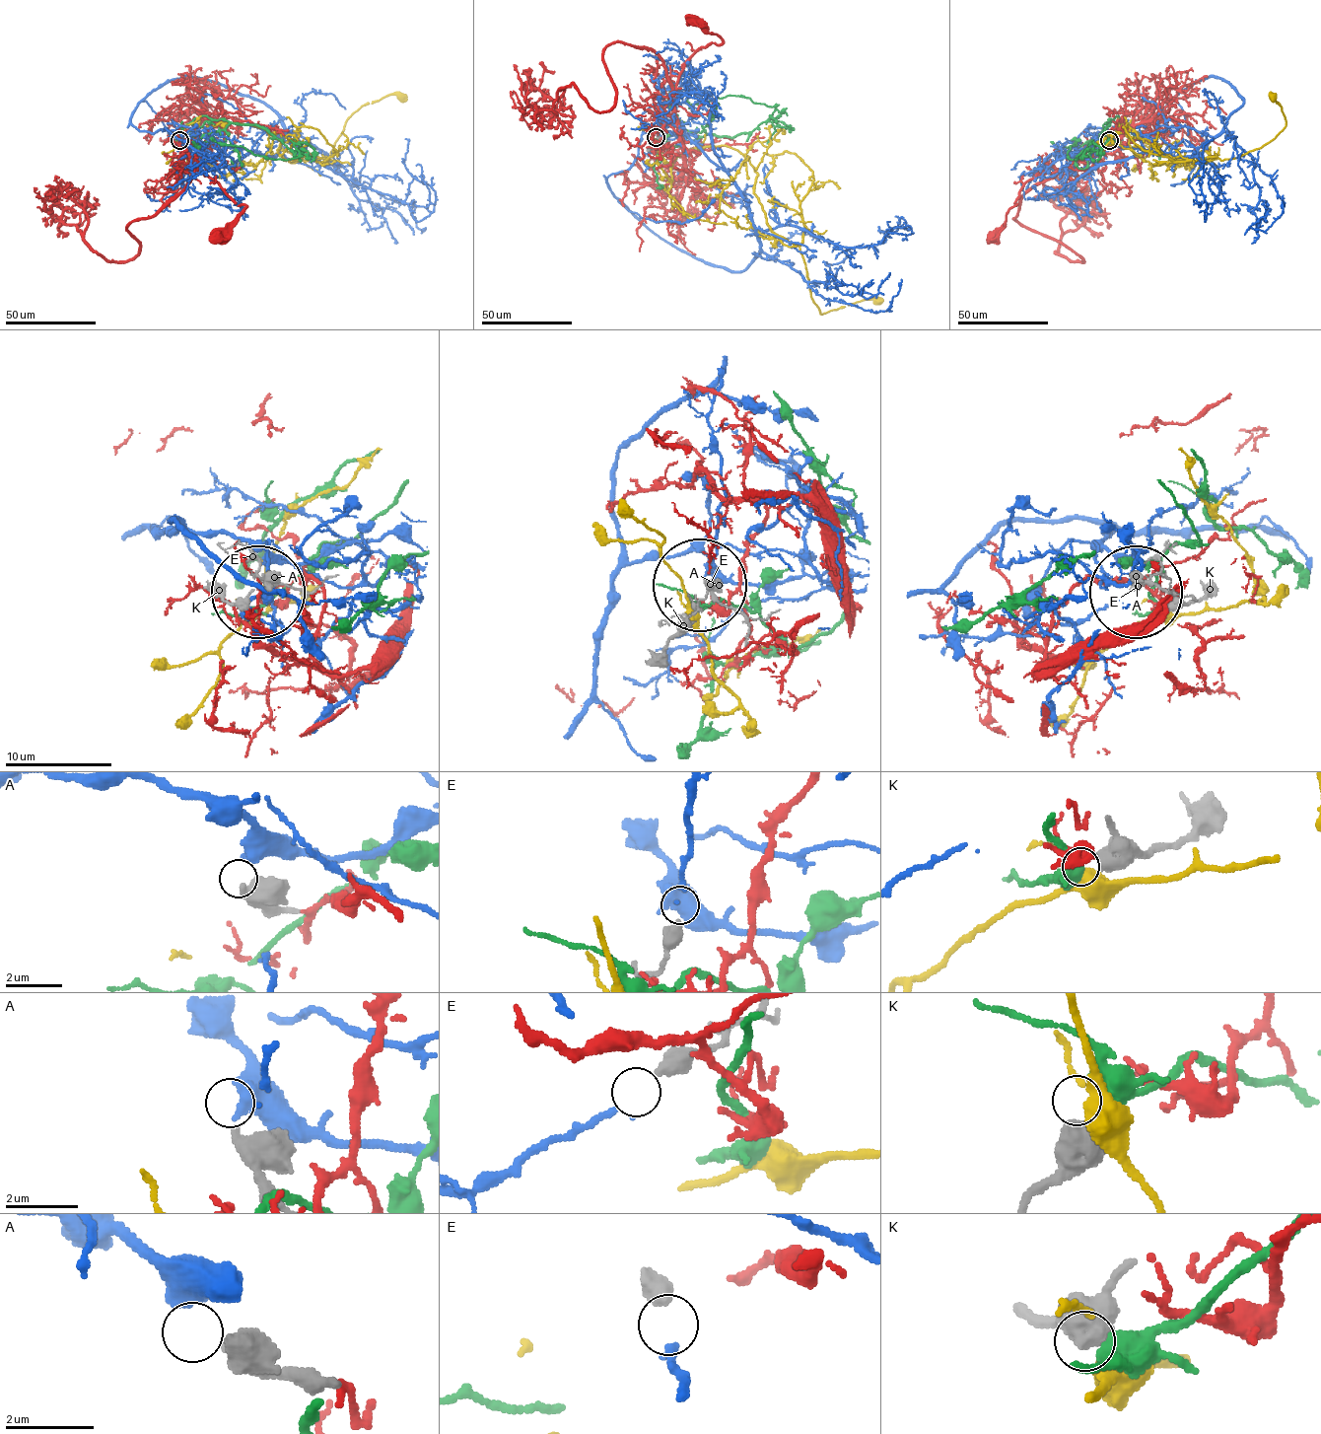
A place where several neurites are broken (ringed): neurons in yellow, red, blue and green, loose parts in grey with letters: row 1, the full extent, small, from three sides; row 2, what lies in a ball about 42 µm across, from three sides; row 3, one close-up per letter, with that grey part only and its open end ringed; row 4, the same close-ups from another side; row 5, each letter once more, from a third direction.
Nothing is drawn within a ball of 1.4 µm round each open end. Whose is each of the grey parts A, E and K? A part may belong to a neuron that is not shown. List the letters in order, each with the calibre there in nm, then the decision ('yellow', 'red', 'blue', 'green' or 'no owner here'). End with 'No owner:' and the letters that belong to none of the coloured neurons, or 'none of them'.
A: 420 nm | no owner here
E: 440 nm | blue
K: 700 nm | green
No owner: A

